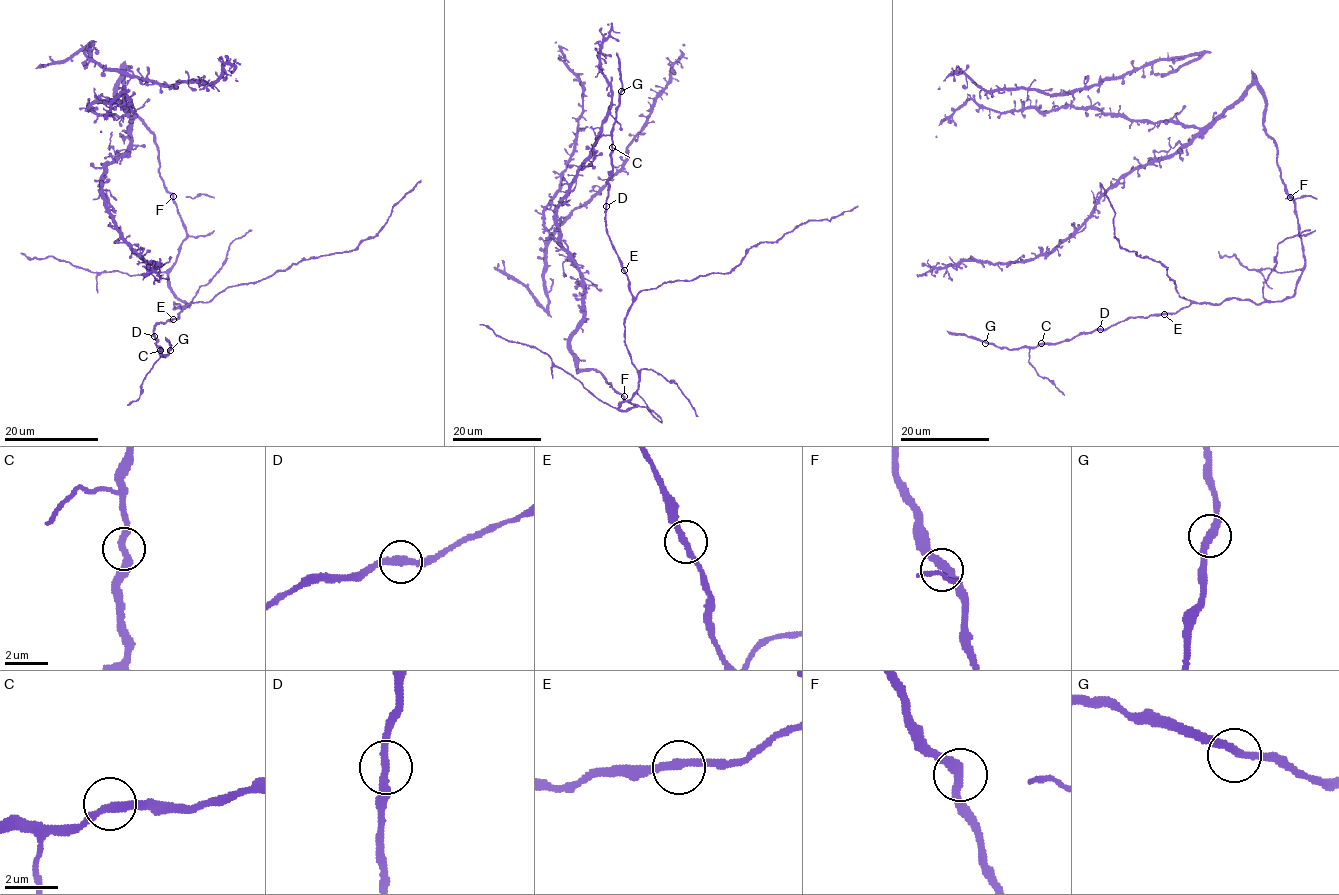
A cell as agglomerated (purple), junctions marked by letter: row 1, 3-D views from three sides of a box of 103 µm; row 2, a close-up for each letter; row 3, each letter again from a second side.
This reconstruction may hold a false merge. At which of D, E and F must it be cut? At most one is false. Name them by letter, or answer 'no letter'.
no letter

